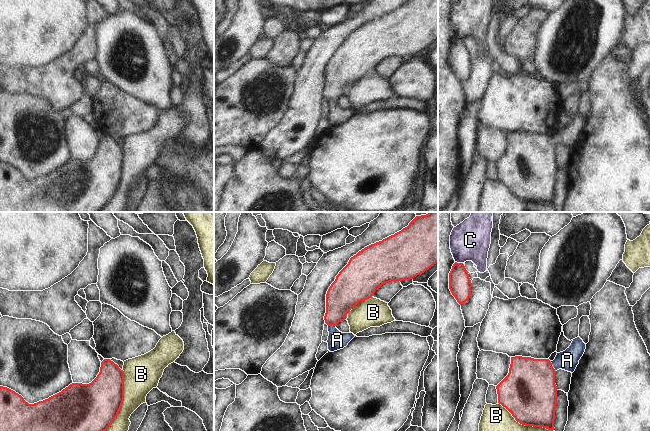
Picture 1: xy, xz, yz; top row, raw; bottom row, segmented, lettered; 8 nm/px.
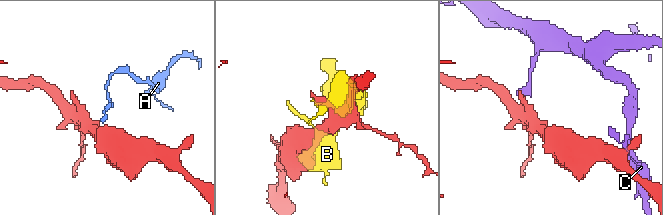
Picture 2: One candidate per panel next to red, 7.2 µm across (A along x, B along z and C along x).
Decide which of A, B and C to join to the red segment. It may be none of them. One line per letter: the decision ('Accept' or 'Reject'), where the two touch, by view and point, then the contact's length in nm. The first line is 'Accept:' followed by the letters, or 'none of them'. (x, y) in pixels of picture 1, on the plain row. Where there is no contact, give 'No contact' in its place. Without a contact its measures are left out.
Accept: A
A: Accept. Touches red at yz (552, 142). Shared border 90 nm
B: Reject. Touches red at xy (122, 179). Shared border 550 nm
C: Reject. Touches red at yz (459, 39). Shared border 70 nm

